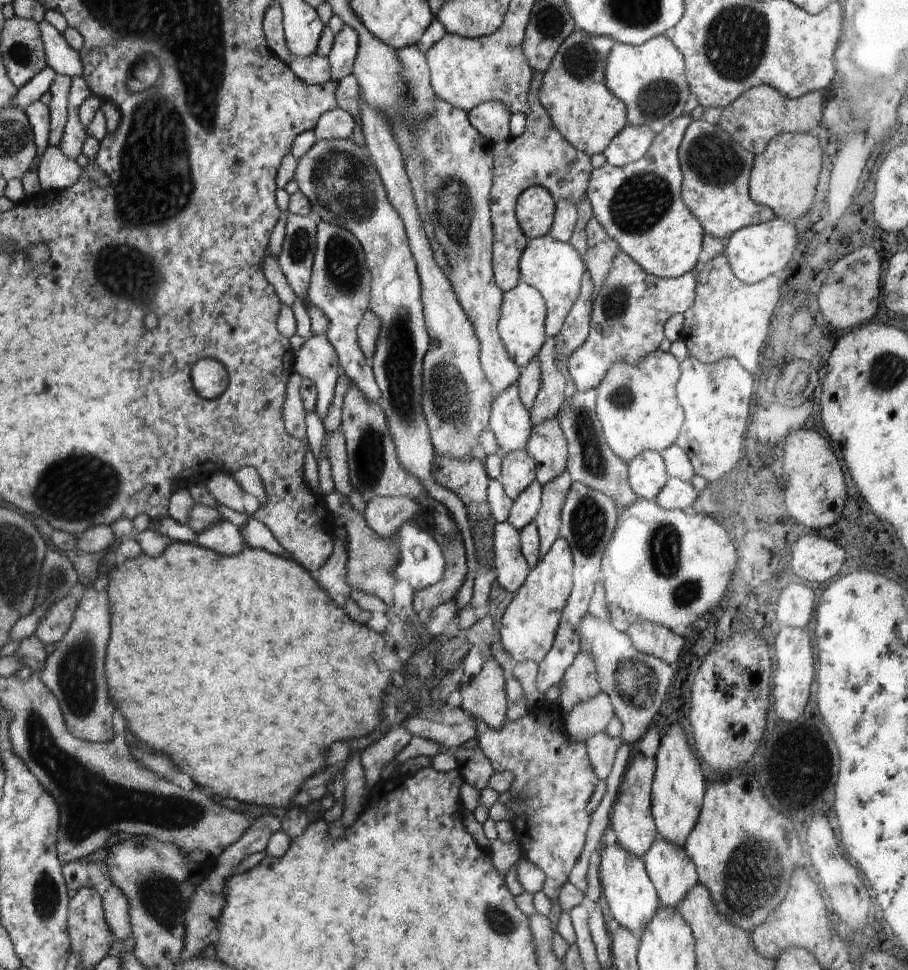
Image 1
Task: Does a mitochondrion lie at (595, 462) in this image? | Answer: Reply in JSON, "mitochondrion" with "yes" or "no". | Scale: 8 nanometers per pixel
{"mitochondrion":"yes"}

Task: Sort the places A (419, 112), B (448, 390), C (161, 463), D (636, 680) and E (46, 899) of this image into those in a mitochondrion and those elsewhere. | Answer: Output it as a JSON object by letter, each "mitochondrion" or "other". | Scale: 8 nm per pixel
{"A":"mitochondrion","B":"mitochondrion","C":"other","D":"mitochondrion","E":"mitochondrion"}

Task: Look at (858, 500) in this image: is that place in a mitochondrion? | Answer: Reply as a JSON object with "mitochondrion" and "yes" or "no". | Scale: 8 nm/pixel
{"mitochondrion":"no"}

